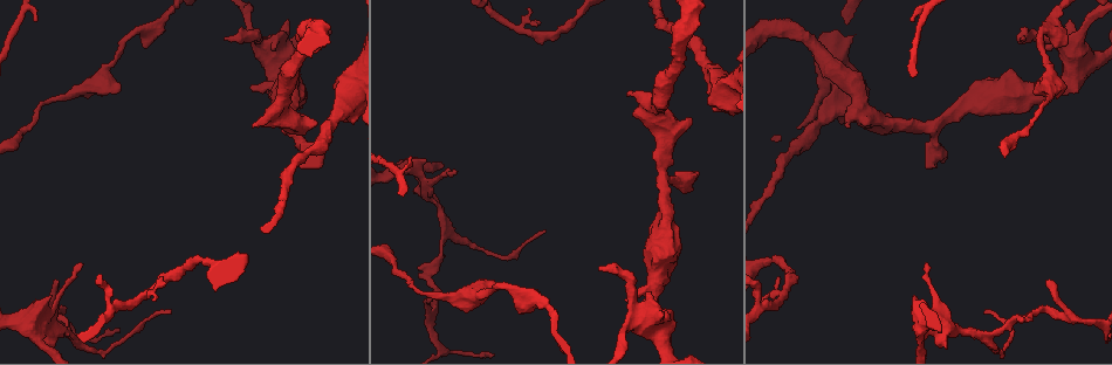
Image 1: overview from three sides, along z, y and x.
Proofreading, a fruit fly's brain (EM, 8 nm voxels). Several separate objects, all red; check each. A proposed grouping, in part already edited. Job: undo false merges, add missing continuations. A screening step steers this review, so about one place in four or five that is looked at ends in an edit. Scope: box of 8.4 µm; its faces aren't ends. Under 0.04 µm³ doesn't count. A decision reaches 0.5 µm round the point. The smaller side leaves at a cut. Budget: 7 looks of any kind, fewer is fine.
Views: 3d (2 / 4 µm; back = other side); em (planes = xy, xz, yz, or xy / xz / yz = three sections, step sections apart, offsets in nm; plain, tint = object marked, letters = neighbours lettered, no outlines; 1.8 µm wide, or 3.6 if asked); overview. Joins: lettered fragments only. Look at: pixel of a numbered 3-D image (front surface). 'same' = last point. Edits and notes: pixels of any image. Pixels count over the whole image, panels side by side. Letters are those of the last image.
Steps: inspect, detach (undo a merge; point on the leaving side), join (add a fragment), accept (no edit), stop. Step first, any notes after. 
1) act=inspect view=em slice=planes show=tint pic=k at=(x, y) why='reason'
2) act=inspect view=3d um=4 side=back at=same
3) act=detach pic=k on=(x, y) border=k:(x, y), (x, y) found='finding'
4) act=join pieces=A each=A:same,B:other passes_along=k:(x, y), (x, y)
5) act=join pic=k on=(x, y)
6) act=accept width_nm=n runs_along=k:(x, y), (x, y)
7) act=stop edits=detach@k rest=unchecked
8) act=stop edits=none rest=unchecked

act=inspect view=em um=3.6 slice=planes show=letters pic=1 at=(869, 125)

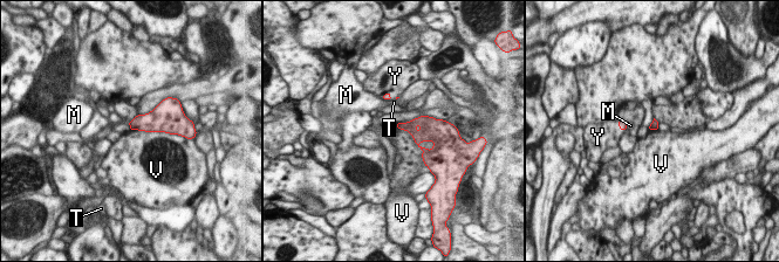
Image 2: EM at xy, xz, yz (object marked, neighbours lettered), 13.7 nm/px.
act=join pieces=Y each=M:other,T:other,V:other,Y:same passes_along=2:(387, 96), (388, 92), (395, 76) found='it goes on there'

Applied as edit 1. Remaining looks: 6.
act=inspect view=em slice=planes show=tint pic=1 at=(1019, 40) why='free end'

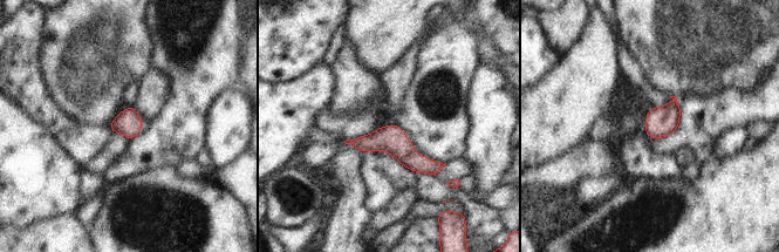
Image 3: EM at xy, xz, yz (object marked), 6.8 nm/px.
act=inspect view=em slice=planes show=letters at=same why='see the neighbours'

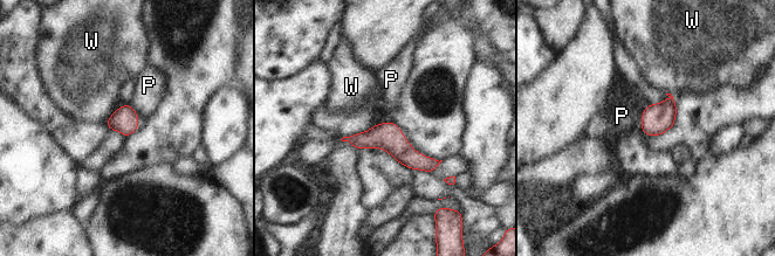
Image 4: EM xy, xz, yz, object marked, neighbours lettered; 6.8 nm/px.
act=accept each=P:other,W:other runs_along=4:(350, 139), (391, 139), (433, 166) found='no lettered fragment goes on from it'

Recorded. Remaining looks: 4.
act=inspect view=em slice=yz step=16 show=tint pic=1 at=(409, 169) why='branch point'

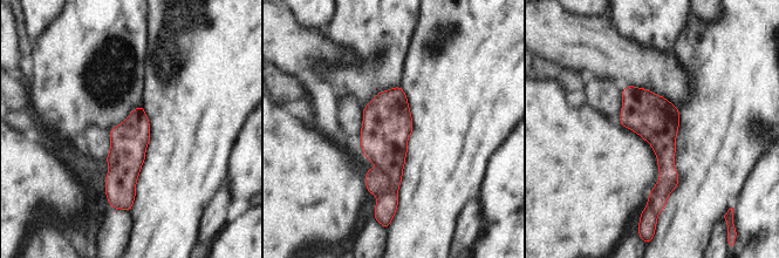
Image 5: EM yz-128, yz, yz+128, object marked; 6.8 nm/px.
act=inspect view=em slice=planes show=letters at=same why='cut it another way'

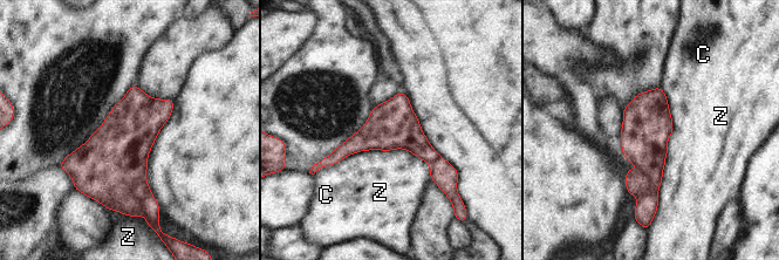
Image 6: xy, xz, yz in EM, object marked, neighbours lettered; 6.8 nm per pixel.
act=accept longest_contact=Z:850nm each=C:other,Z:other border=6:(661, 87), (672, 132), (655, 211) found='all the same cell'

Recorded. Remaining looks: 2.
act=stop edits=join@2 rest=unchecked

